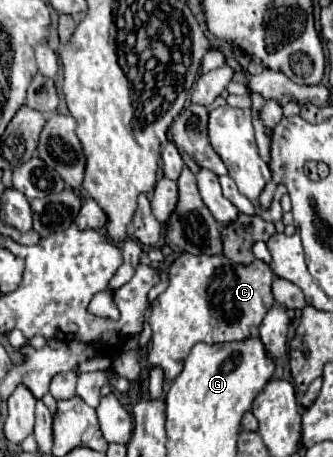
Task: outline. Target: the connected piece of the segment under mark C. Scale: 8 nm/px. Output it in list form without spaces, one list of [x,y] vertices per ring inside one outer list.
[[[182,253],[170,265],[168,289],[152,301],[152,341],[148,345],[146,369],[160,367],[164,379],[174,379],[184,367],[184,359],[196,343],[238,343],[258,335],[264,315],[274,305],[274,273],[264,261],[236,265],[224,255],[190,255]]]

